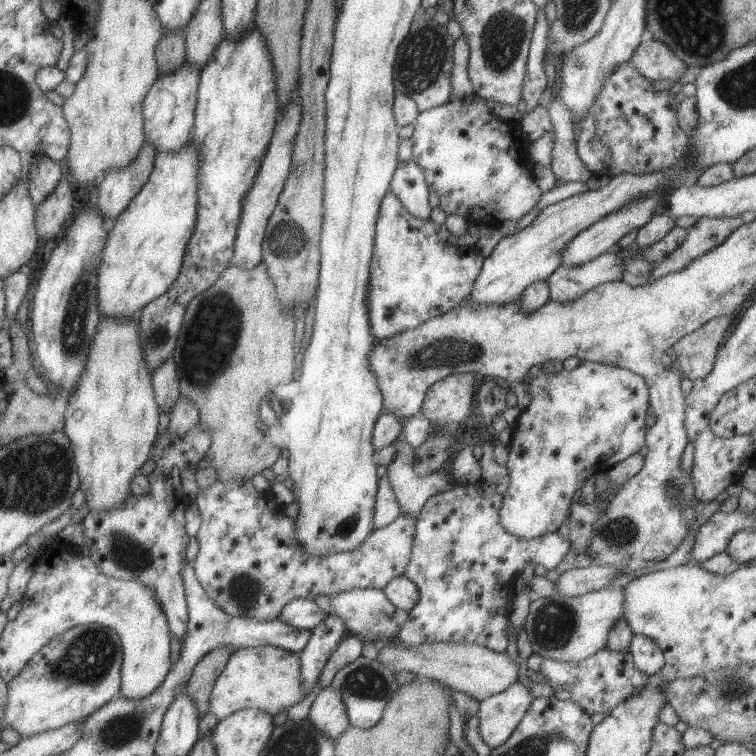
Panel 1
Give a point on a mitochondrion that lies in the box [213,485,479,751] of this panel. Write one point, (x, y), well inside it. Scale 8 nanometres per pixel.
(366, 682)

